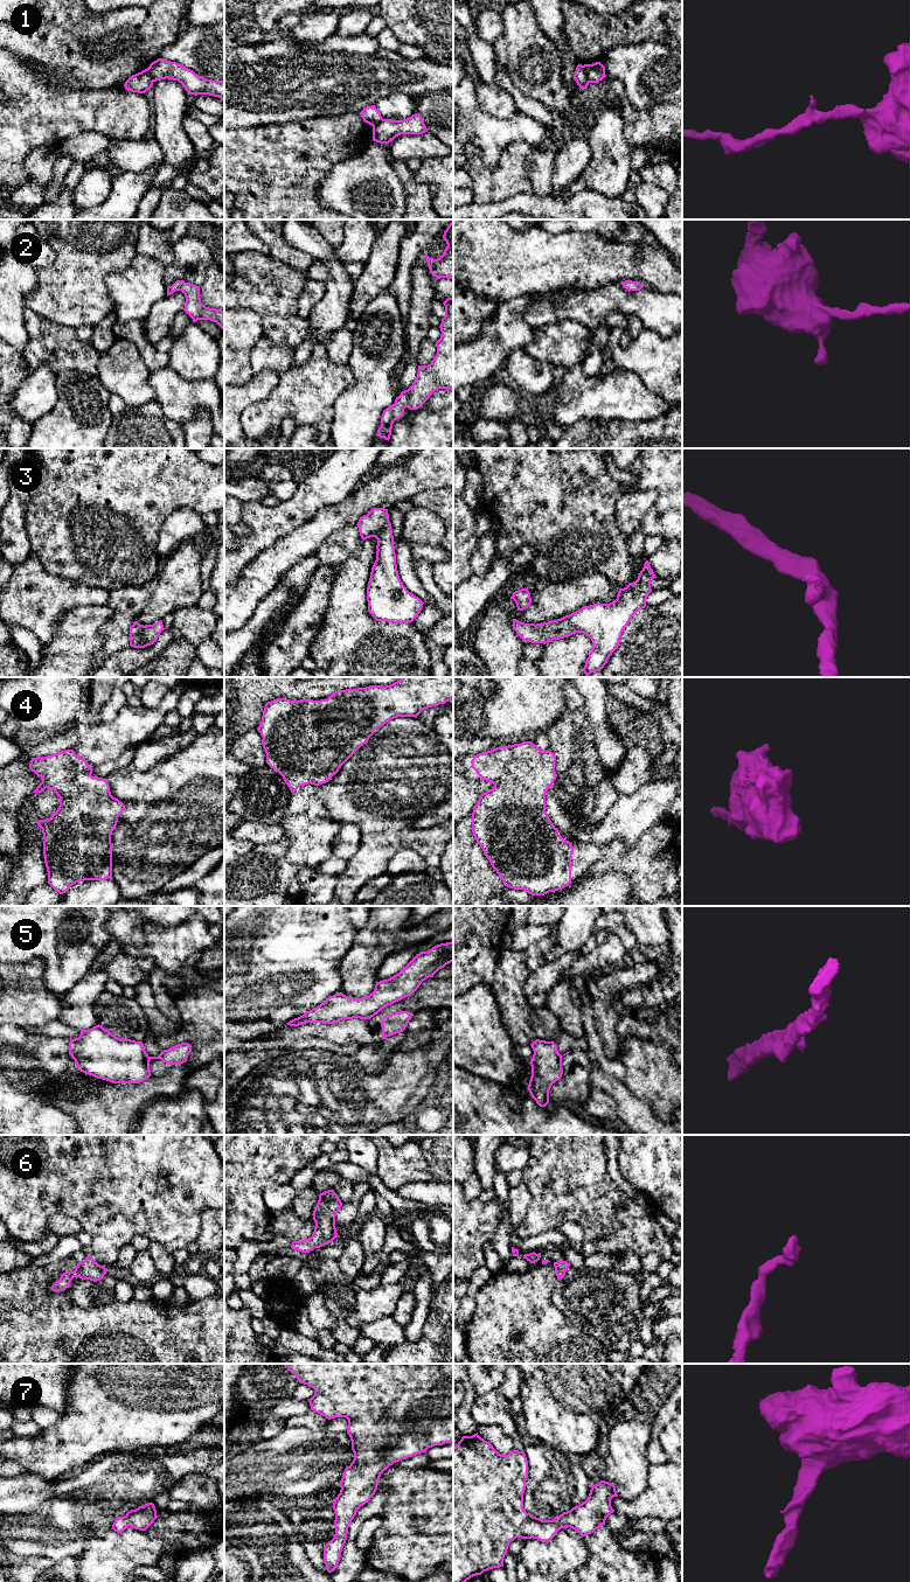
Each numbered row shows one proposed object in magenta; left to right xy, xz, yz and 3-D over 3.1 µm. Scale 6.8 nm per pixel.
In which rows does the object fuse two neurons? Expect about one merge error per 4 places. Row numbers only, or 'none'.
1, 5

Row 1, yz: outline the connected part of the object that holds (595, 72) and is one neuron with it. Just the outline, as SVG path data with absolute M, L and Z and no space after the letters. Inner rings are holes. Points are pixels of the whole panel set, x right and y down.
M600 62L583 65L589 83L597 83L606 77L605 67Z

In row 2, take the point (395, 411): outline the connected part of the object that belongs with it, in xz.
M453 298L444 302L445 316L439 326L442 335L436 342L437 354L428 365L418 365L416 381L396 397L381 417L377 437L389 441L393 424L403 416L404 409L419 409L438 389L453 391Z

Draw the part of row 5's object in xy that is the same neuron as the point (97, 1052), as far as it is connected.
M99 1024L70 1039L69 1054L78 1071L112 1083L140 1083L151 1076L143 1041L120 1039Z

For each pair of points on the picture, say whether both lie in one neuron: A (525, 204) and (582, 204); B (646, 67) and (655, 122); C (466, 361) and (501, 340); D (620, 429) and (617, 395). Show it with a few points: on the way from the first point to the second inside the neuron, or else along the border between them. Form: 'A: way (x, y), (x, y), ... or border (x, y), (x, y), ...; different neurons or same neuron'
A: way (539, 206), (568, 206); same neuron
B: border (626, 98), (636, 107), (669, 103); different neurons
C: way (474, 361), (479, 360), (493, 346); same neuron
D: border (591, 420), (647, 420); different neurons

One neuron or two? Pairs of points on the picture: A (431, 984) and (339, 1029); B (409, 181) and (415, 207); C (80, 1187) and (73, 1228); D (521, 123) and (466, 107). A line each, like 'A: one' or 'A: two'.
A: one
B: one
C: two
D: one

